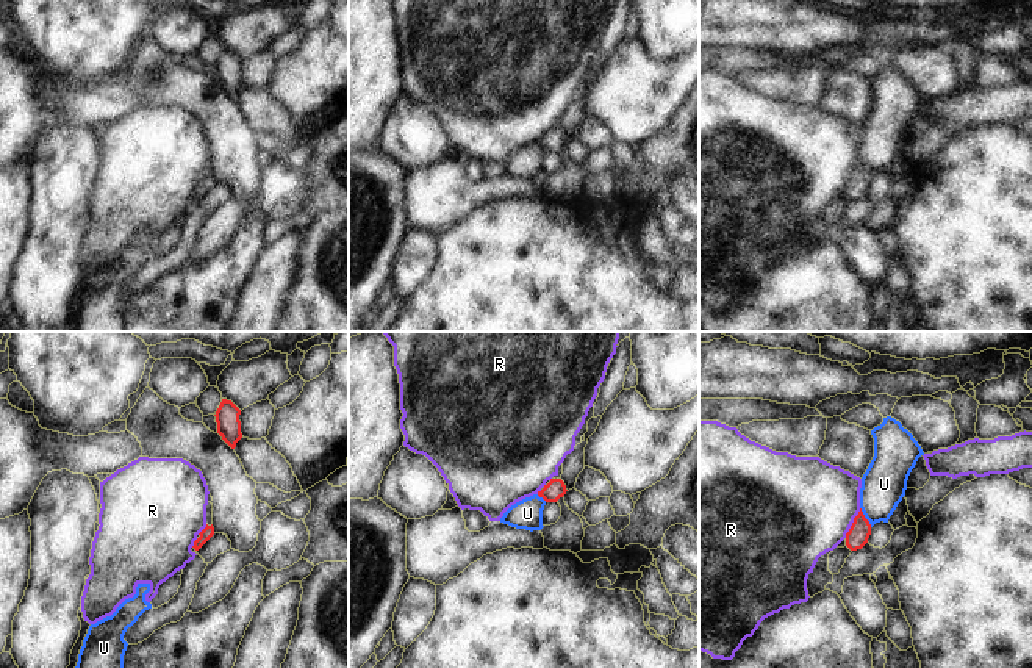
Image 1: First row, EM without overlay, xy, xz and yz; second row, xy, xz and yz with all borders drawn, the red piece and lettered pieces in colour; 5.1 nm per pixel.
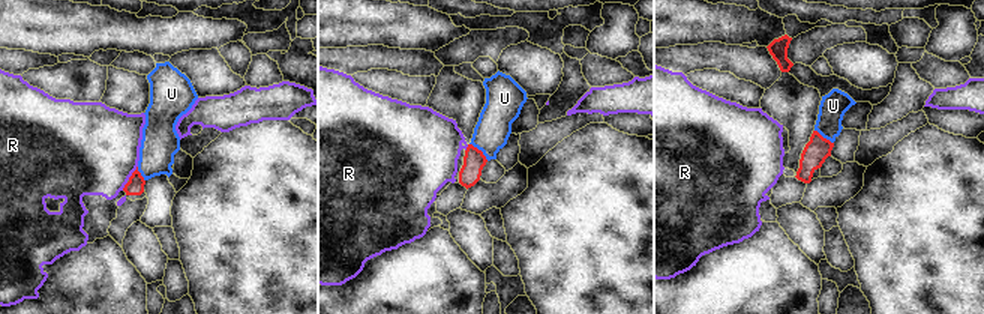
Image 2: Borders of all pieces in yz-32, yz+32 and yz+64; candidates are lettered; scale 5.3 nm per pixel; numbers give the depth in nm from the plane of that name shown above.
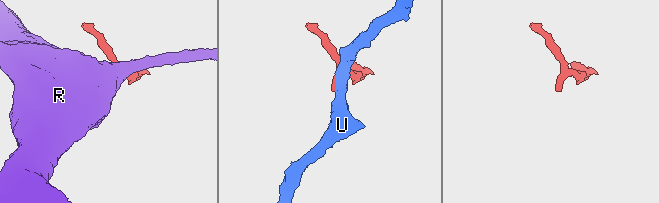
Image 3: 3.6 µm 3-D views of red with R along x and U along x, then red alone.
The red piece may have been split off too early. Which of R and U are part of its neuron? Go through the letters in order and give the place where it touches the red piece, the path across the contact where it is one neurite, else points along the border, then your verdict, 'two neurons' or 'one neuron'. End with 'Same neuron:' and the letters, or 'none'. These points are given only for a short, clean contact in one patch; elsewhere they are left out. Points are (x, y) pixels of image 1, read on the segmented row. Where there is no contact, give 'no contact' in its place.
R: meets red in yz at (852, 523); border along yz (860, 509), (845, 537); two neurons
U: meets red in yz at (863, 517); border along yz (860, 507), (871, 526); two neurons
Same neuron: none

